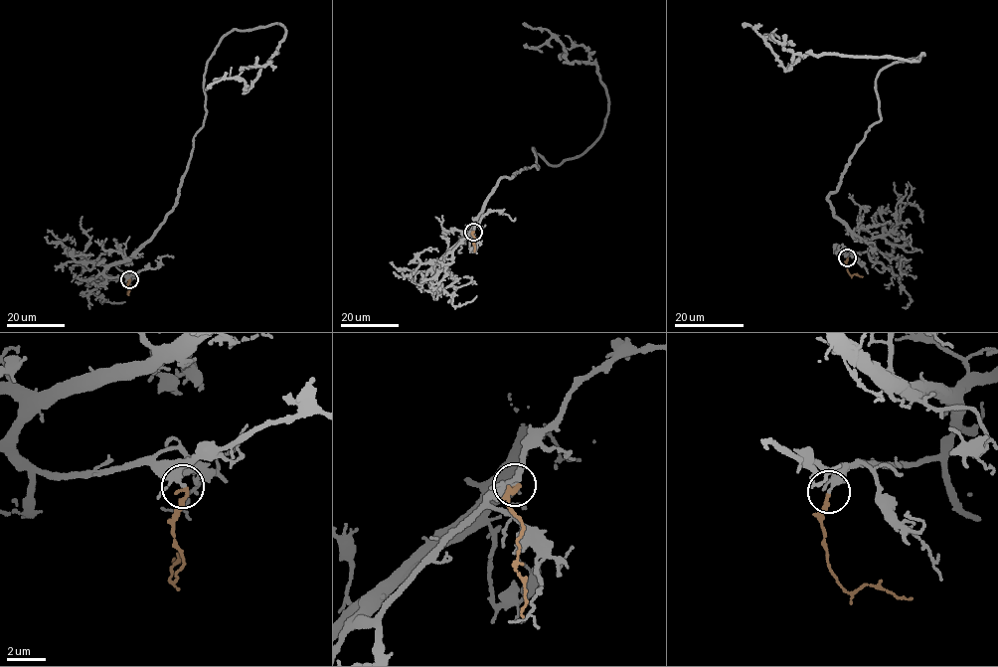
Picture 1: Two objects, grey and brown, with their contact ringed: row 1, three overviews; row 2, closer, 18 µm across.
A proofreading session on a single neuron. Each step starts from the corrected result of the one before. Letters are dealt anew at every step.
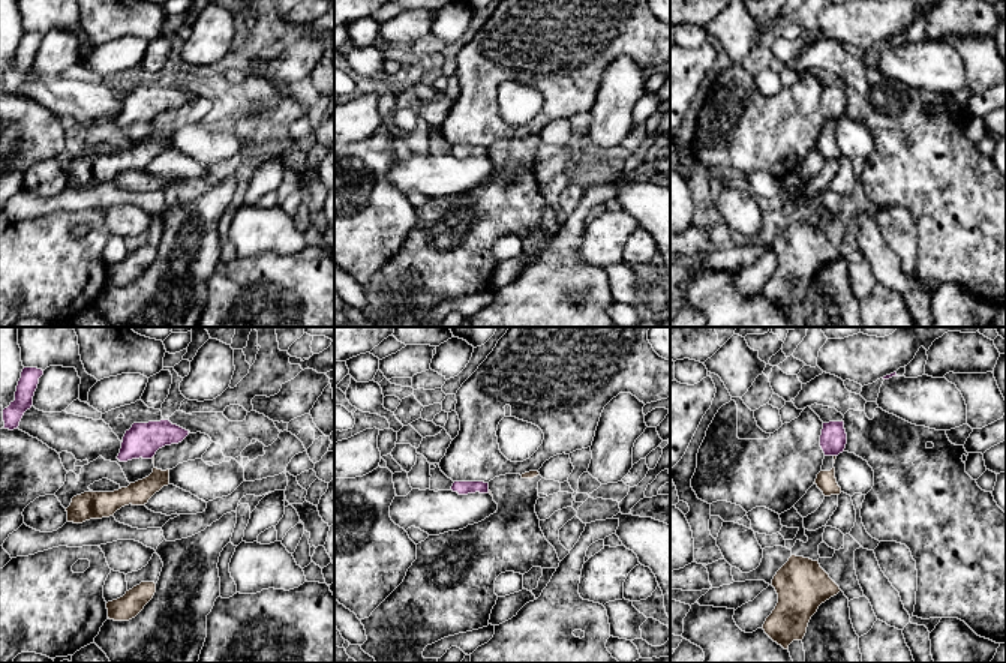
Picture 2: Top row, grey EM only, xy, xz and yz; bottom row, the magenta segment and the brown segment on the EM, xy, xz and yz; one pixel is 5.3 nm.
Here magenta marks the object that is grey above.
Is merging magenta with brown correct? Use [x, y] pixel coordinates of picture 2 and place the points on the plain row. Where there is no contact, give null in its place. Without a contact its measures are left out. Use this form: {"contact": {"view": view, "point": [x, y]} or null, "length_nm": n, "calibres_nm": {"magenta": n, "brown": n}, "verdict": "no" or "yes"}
{"contact": {"view": "xy", "point": [152, 120]}, "length_nm": 30, "calibres_nm": {"magenta": 190, "brown": 20}, "verdict": "no"}

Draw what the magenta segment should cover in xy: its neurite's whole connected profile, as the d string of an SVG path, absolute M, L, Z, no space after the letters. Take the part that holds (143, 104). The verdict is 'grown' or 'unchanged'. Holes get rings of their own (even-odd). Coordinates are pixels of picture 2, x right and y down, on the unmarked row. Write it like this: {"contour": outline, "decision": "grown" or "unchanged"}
{"contour": "M169 84L133 87L126 94L117 123L151 123L165 110L178 108L189 99L189 94L172 88Z", "decision": "unchanged"}

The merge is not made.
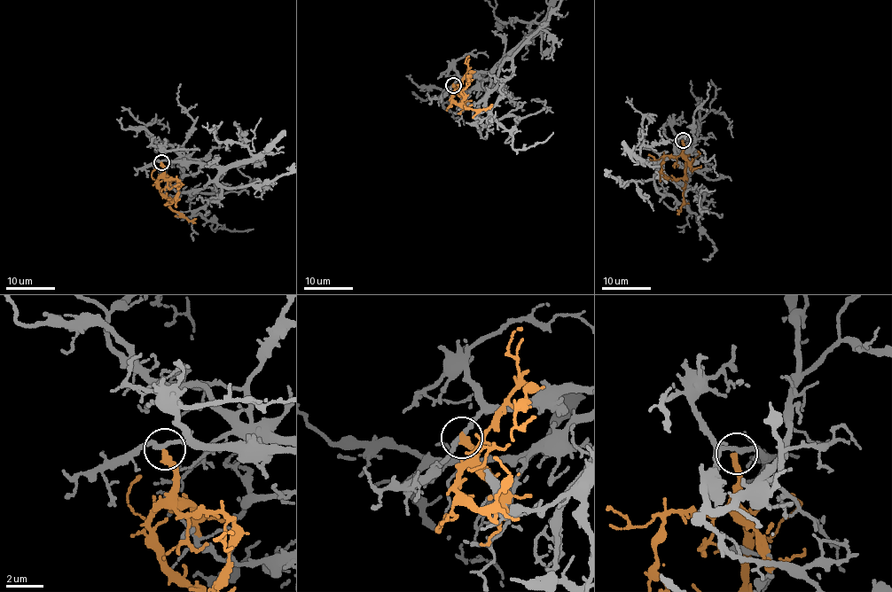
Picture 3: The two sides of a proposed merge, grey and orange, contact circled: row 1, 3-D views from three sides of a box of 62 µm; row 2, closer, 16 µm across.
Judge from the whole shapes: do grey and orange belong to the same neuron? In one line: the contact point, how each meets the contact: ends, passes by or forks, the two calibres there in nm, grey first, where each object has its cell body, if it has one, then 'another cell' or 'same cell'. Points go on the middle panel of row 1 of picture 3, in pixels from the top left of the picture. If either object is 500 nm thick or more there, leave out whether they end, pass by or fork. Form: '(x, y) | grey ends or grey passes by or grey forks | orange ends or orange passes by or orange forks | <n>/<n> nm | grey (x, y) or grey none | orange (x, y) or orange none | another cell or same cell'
(453, 85) | grey passes by | orange ends | 240/360 nm | grey none | orange none | another cell

